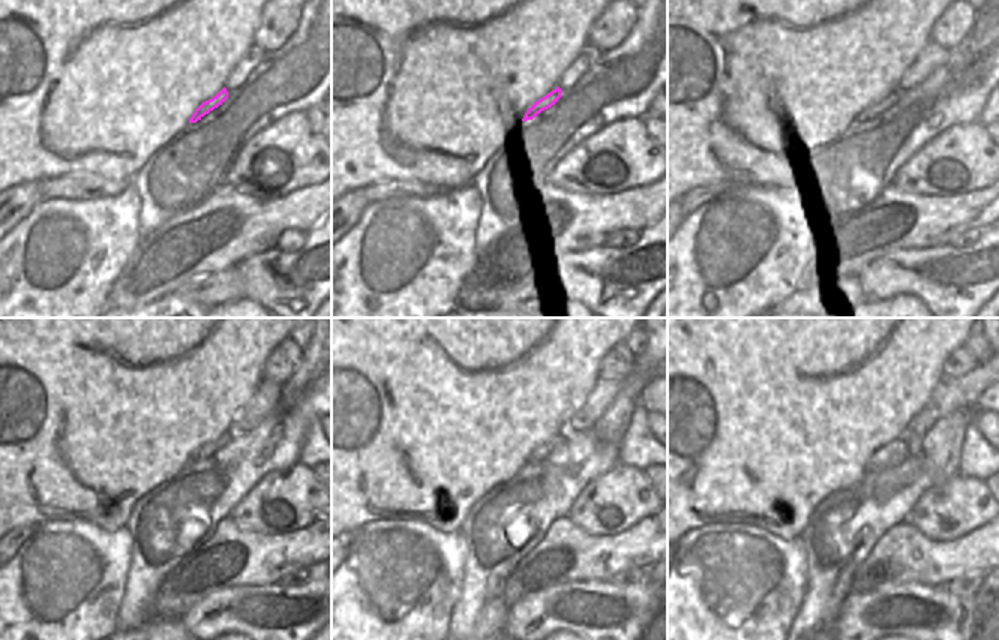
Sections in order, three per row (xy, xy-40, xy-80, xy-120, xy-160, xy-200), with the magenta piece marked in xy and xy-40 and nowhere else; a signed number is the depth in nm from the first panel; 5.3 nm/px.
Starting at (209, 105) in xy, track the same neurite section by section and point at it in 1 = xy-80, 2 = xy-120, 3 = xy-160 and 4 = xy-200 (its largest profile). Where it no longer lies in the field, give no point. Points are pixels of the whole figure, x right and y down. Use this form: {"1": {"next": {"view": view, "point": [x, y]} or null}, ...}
{"1": {"next": {"view": "xy-80", "point": [891, 99]}}, "2": {"next": {"view": "xy-120", "point": [204, 451]}}, "3": {"next": {"view": "xy-160", "point": [543, 451]}}, "4": {"next": {"view": "xy-200", "point": [894, 453]}}}

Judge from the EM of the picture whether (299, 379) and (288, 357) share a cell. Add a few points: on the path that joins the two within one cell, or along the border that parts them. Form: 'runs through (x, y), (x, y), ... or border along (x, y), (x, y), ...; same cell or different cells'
border along (303, 351), (300, 363), (281, 385); different cells

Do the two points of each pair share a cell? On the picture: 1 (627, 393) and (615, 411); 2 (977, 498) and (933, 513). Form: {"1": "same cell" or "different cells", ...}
{"1": "same cell", "2": "same cell"}

